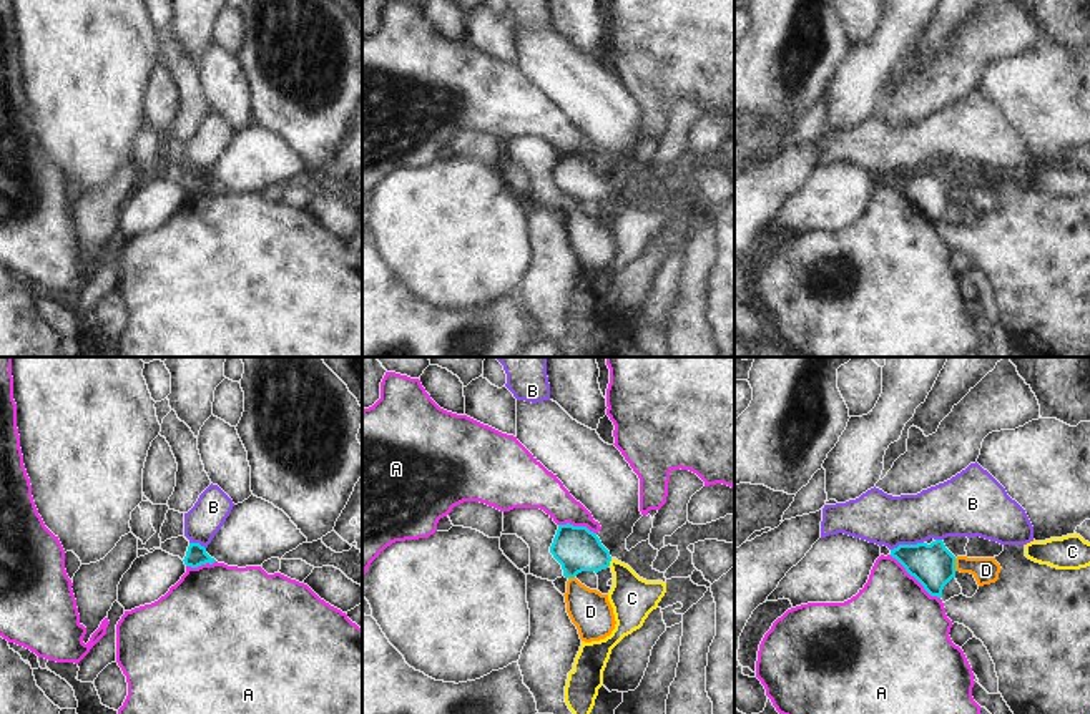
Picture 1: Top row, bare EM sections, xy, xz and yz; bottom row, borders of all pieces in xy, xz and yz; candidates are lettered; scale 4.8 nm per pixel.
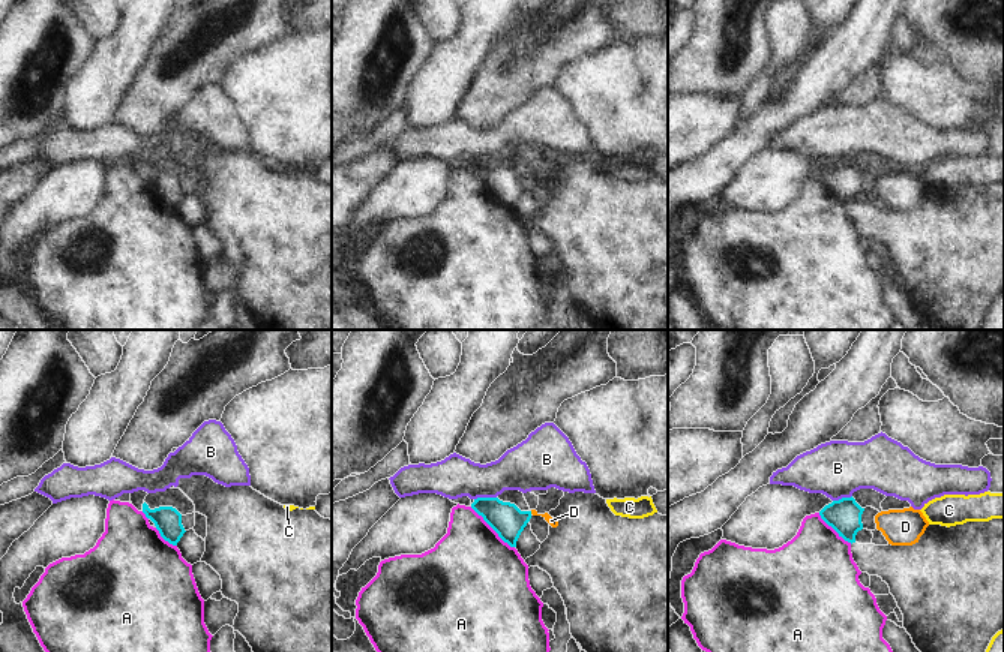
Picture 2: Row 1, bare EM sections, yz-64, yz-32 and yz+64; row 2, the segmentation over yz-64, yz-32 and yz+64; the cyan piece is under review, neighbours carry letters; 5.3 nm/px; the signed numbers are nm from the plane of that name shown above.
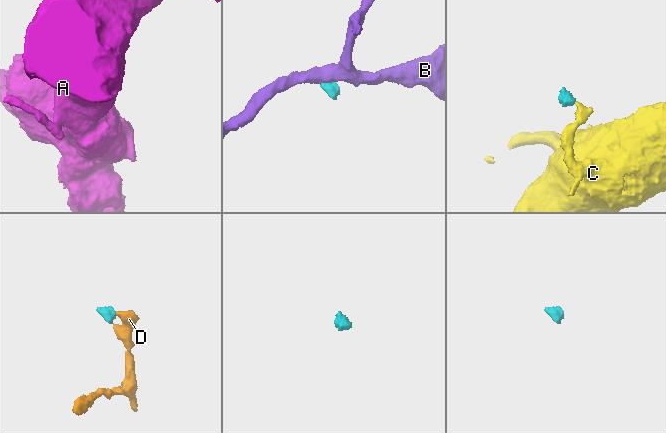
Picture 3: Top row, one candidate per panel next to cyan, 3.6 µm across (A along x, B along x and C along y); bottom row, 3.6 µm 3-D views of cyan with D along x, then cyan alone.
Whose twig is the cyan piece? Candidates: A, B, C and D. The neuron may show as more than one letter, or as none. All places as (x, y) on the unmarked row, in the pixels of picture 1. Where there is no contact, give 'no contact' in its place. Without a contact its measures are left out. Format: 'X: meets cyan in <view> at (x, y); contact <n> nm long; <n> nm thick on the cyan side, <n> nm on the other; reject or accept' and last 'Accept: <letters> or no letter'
A: meets cyan in yz at (914, 205); contact 320 nm long; 220 nm thick on the cyan side, 460 nm on the other; reject
B: meets cyan in yz at (906, 173); contact 170 nm long; 220 nm thick on the cyan side, 260 nm on the other; reject
C: meets cyan in xz at (610, 188); contact 40 nm long; 220 nm thick on the cyan side, 220 nm on the other; accept
D: meets cyan in yz at (954, 193); contact 60 nm long; 220 nm thick on the cyan side, 130 nm on the other; reject
Accept: C

